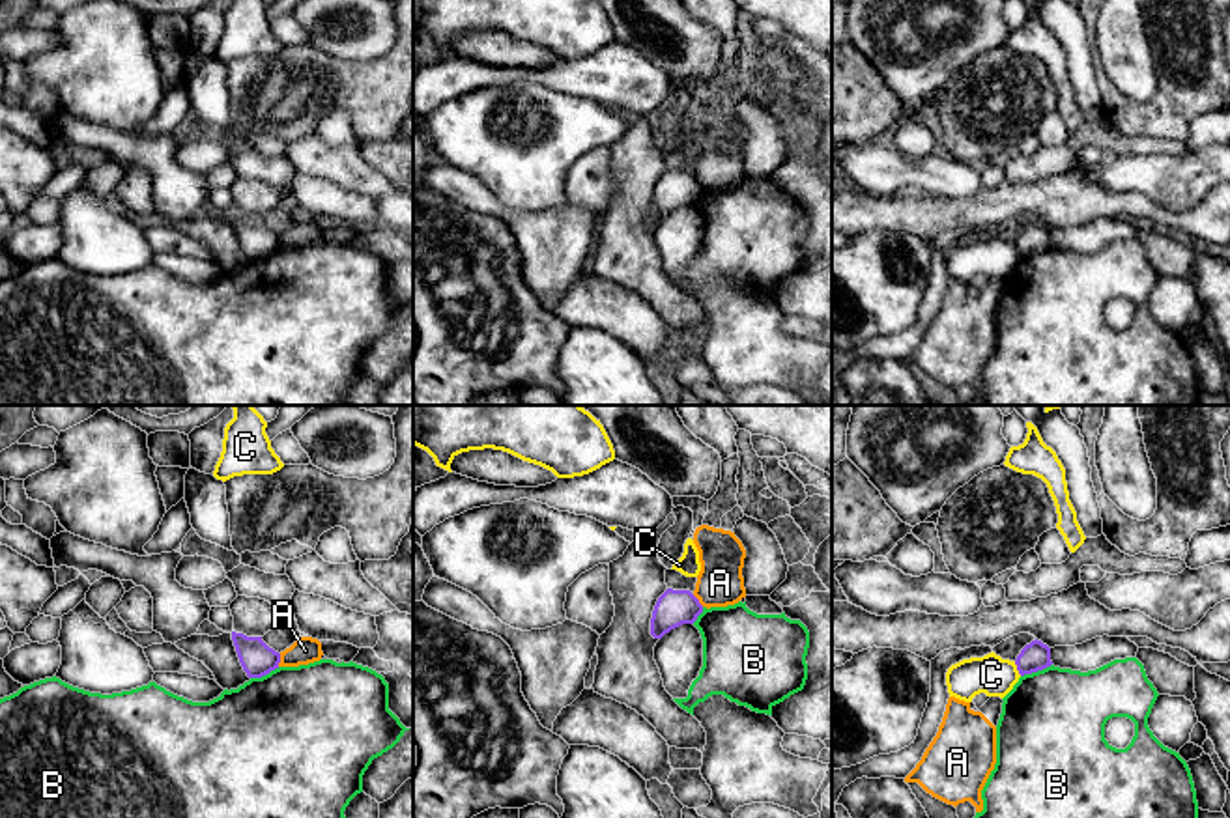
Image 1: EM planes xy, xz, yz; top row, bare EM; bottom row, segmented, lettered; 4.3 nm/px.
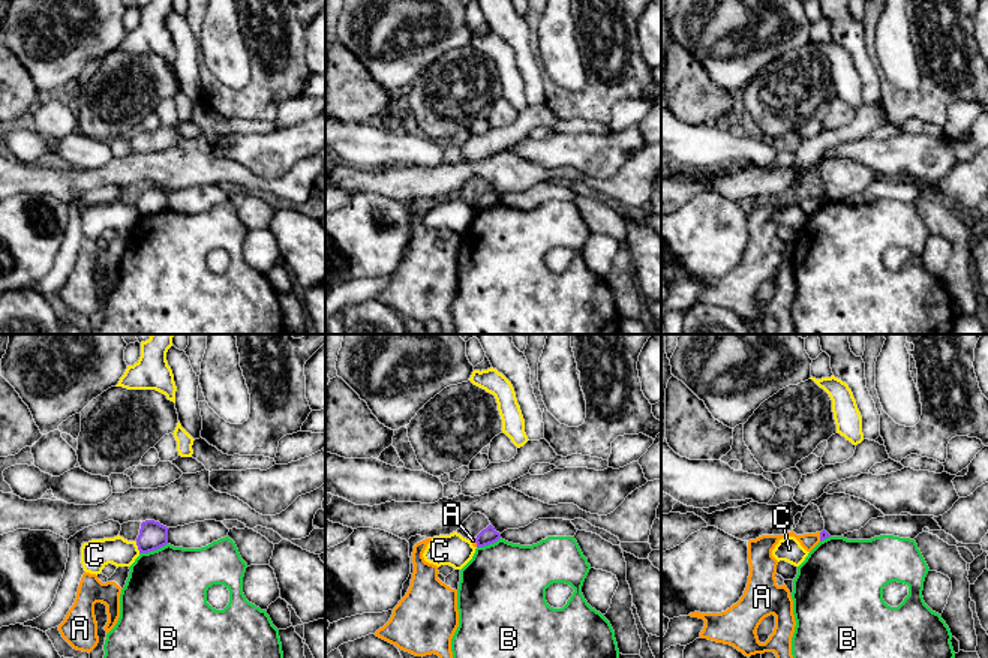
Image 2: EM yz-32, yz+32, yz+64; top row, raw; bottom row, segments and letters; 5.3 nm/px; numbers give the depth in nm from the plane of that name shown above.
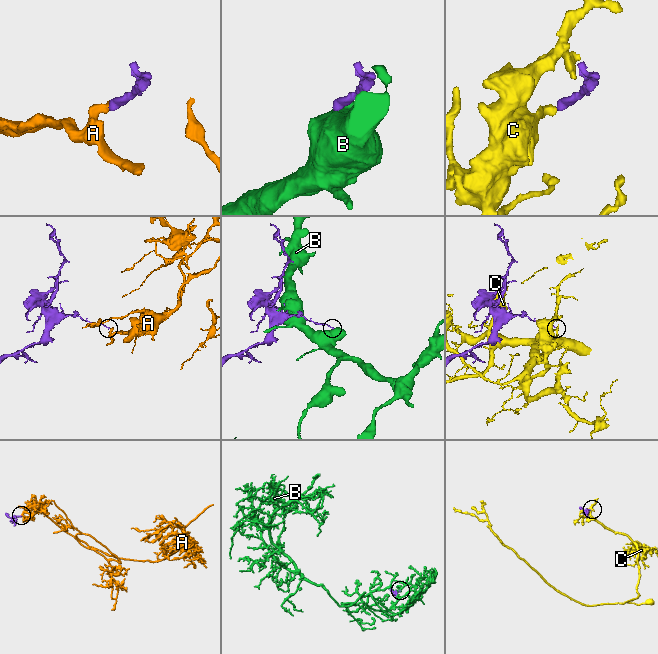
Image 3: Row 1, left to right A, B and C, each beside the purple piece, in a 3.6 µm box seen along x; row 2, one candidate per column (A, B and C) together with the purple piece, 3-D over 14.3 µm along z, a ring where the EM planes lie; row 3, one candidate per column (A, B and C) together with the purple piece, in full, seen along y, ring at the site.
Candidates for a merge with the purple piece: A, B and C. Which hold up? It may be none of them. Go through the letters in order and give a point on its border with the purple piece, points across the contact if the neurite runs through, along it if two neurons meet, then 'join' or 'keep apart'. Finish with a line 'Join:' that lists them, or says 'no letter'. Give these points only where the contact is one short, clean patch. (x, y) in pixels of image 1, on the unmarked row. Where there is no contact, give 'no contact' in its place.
A: contact xy (279, 241); border xy (281, 236), (277, 247); keep apart
B: contact yz (1036, 253); keep apart
C: contact yz (1017, 251); border yz (1014, 243), (1021, 256); keep apart
Join: no letter

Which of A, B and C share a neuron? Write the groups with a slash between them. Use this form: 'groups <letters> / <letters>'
groups A / B / C

